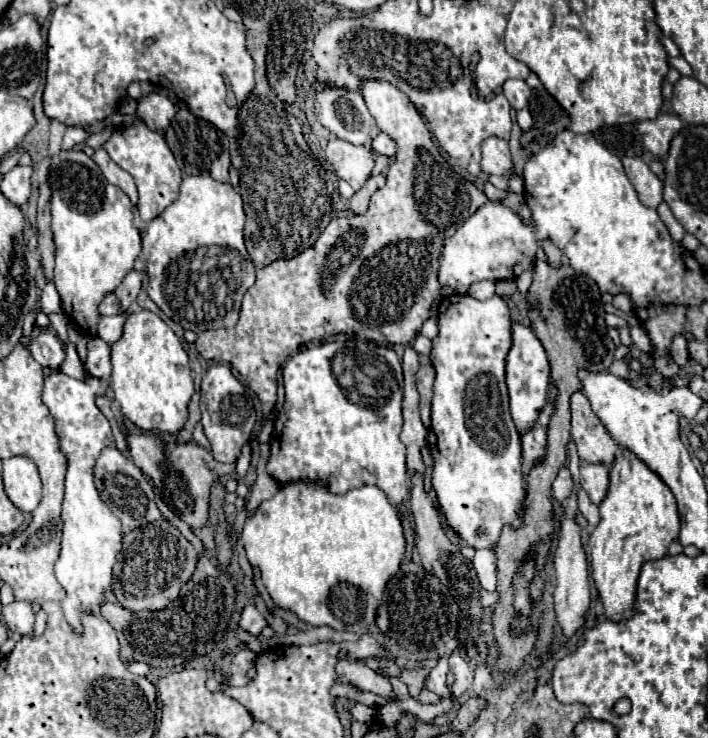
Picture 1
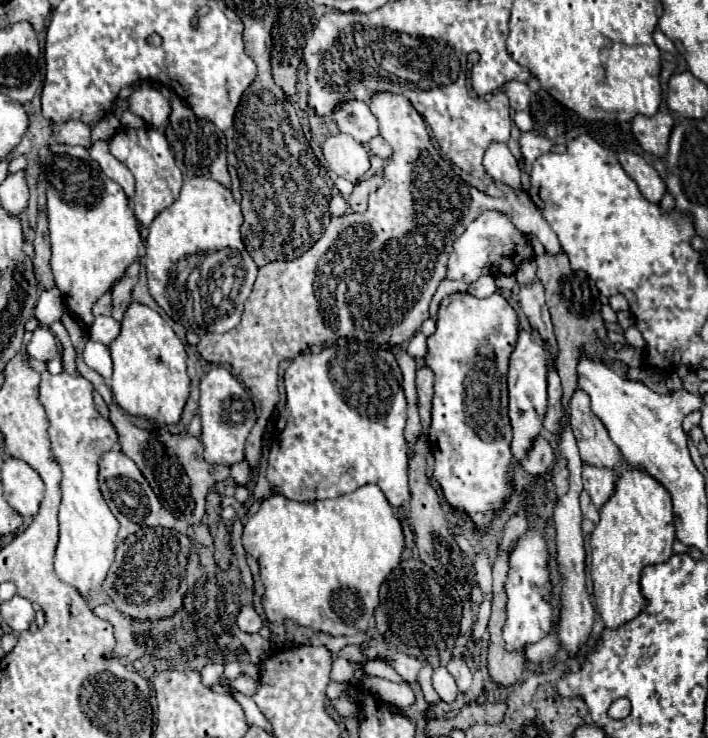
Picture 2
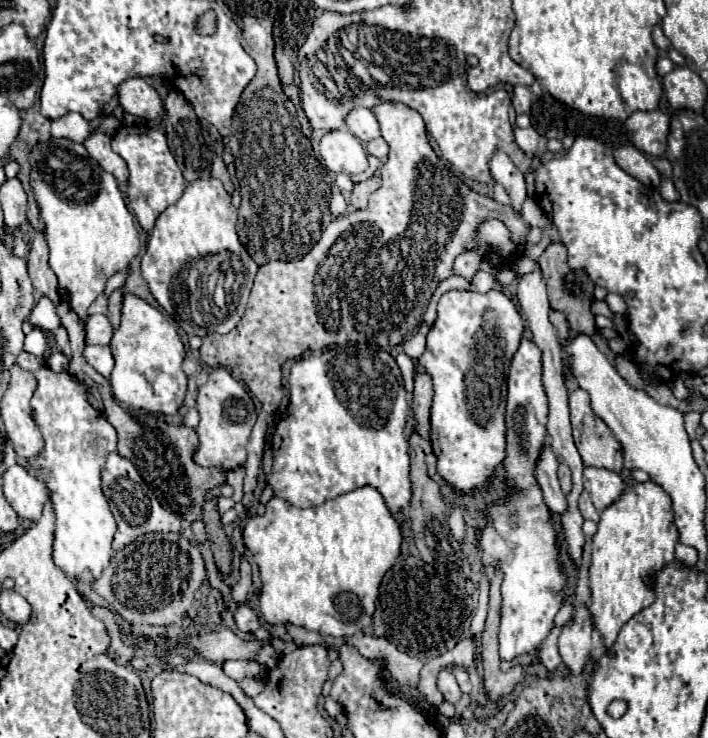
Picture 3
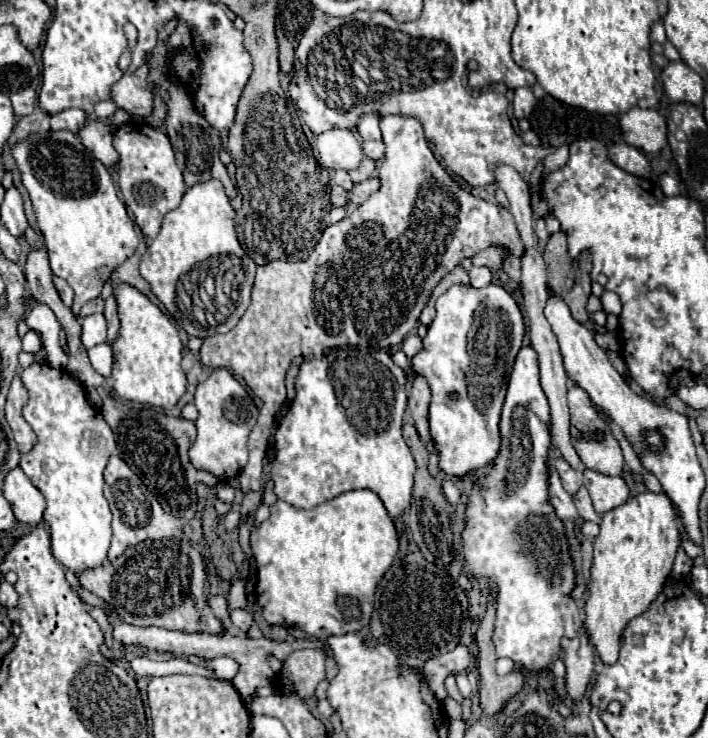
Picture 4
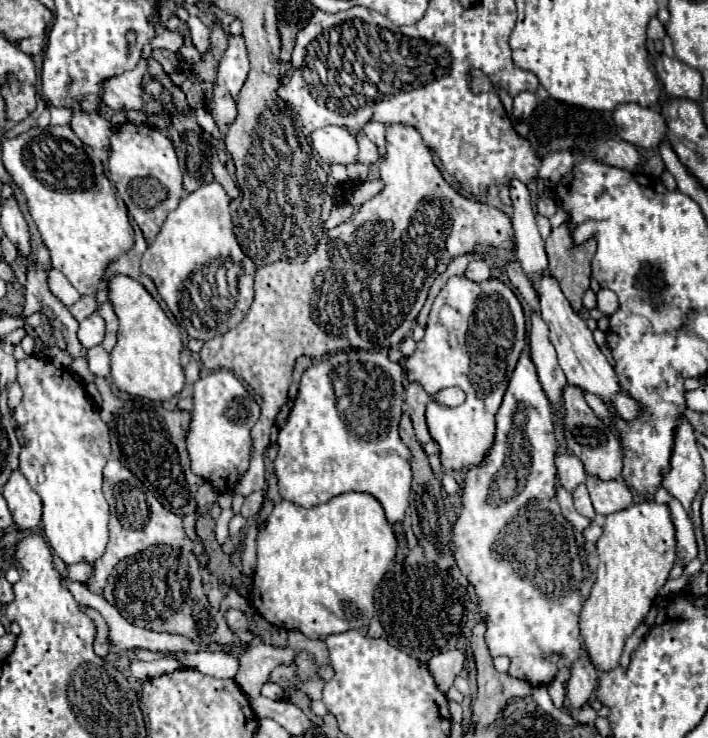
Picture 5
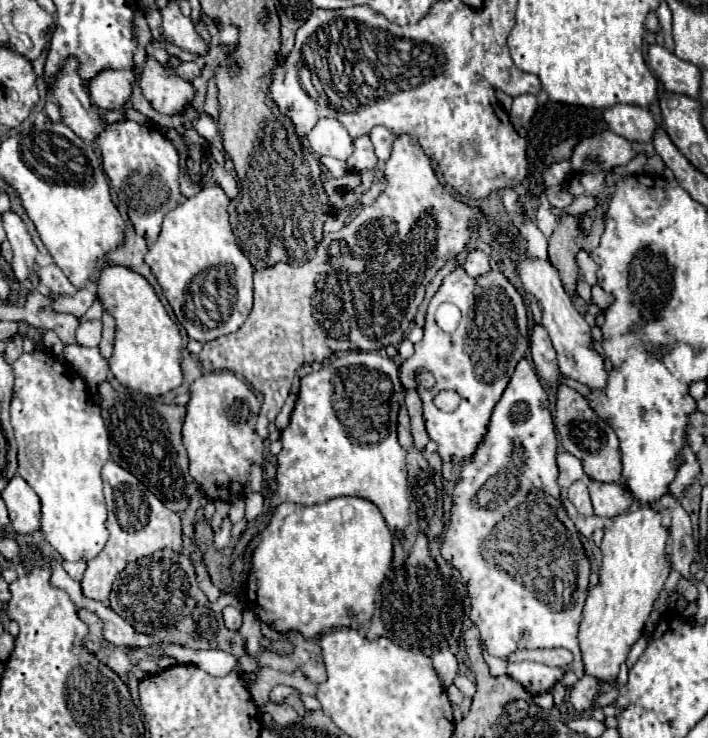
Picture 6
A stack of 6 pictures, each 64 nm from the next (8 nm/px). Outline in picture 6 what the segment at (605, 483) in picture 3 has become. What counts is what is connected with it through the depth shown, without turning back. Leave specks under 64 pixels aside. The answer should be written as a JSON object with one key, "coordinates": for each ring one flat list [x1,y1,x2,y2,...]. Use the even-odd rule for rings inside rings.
{"coordinates":[[590,480,588,488,594,514,600,518,614,518,618,514,624,514,634,502,632,494,628,492,628,488,624,488,624,484,600,484]]}

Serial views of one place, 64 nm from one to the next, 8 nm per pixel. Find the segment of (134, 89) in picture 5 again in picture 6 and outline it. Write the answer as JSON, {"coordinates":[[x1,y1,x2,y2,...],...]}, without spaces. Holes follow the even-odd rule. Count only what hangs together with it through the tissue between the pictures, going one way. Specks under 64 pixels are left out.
{"coordinates":[[102,70,86,82,86,90,98,108,120,110,130,100,132,82,132,70]]}

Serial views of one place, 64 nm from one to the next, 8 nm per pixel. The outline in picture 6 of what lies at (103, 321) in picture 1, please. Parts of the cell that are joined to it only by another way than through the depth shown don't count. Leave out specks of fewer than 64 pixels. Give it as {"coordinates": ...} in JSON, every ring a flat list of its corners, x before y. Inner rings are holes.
{"coordinates":[[90,320,90,322,80,322,76,330,76,342,80,346,98,346,102,338,102,322,100,320]]}

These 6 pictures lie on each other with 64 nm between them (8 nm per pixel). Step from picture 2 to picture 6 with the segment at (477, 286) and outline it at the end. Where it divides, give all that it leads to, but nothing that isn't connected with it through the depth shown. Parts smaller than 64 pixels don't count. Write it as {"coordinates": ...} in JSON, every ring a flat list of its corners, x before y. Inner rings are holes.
{"coordinates":[[470,250,468,256,464,258,464,270,476,278,476,276,482,276,490,270,490,264,488,264,488,256,482,252,482,250]]}

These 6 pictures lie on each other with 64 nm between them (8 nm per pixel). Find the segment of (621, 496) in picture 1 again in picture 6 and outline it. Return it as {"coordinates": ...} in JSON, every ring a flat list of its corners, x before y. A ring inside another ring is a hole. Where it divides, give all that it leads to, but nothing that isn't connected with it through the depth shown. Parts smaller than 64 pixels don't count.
{"coordinates":[[642,506,636,512,626,512,612,518,612,526,602,540,602,568,600,582,590,590,584,620,580,624,578,640,582,650,584,674,594,676,600,684,614,682,628,652,642,636,642,628,650,618,652,606,670,574,666,556,668,528,662,526,660,510]]}

